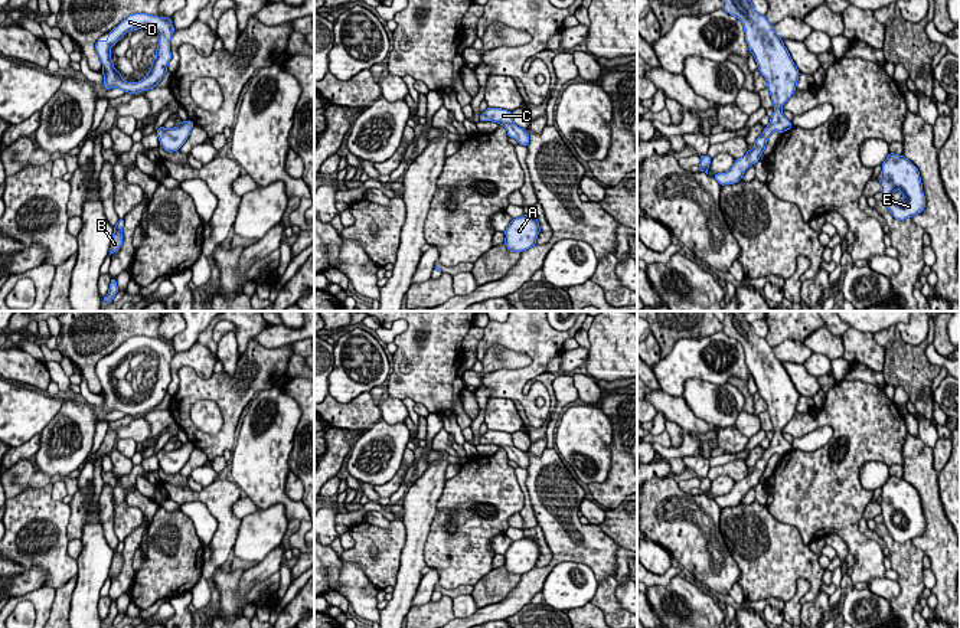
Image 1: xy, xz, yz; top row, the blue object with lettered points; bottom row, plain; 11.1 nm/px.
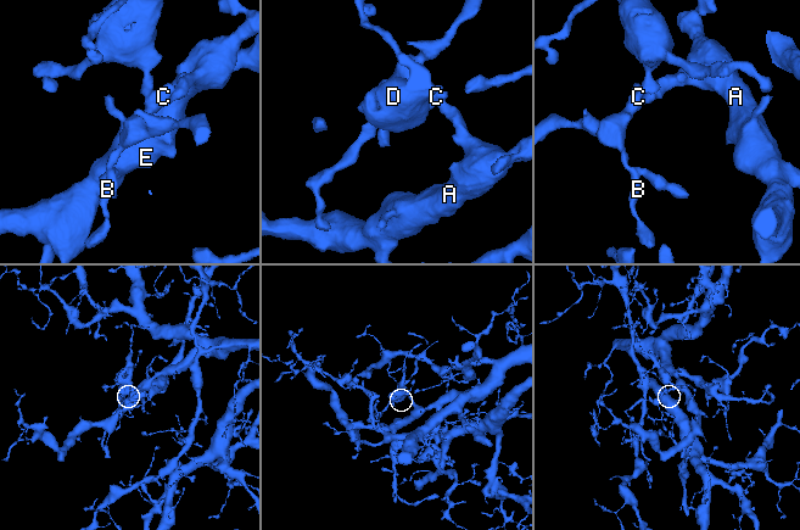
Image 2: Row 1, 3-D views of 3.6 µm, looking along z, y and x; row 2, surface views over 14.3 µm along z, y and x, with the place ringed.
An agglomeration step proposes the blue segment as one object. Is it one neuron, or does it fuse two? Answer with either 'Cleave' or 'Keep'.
Keep

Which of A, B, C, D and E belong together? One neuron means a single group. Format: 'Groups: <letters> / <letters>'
Groups: A B C D E

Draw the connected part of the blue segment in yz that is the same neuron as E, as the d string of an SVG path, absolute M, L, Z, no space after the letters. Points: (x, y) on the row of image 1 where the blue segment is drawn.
M894 153L888 154L881 167L881 192L889 213L904 220L924 212L925 196L918 169Z

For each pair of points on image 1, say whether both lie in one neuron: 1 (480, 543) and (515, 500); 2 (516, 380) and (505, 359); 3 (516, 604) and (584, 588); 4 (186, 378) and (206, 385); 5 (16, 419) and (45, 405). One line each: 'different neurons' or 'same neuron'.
1: same neuron
2: different neurons
3: different neurons
4: same neuron
5: same neuron

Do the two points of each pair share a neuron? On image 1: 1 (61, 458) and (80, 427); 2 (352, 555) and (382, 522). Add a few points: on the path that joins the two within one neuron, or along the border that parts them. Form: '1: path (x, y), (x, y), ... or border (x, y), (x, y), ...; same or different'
1: path (61, 451), (61, 445), (72, 434); same
2: border (363, 520), (381, 527), (387, 527), (391, 522); different

